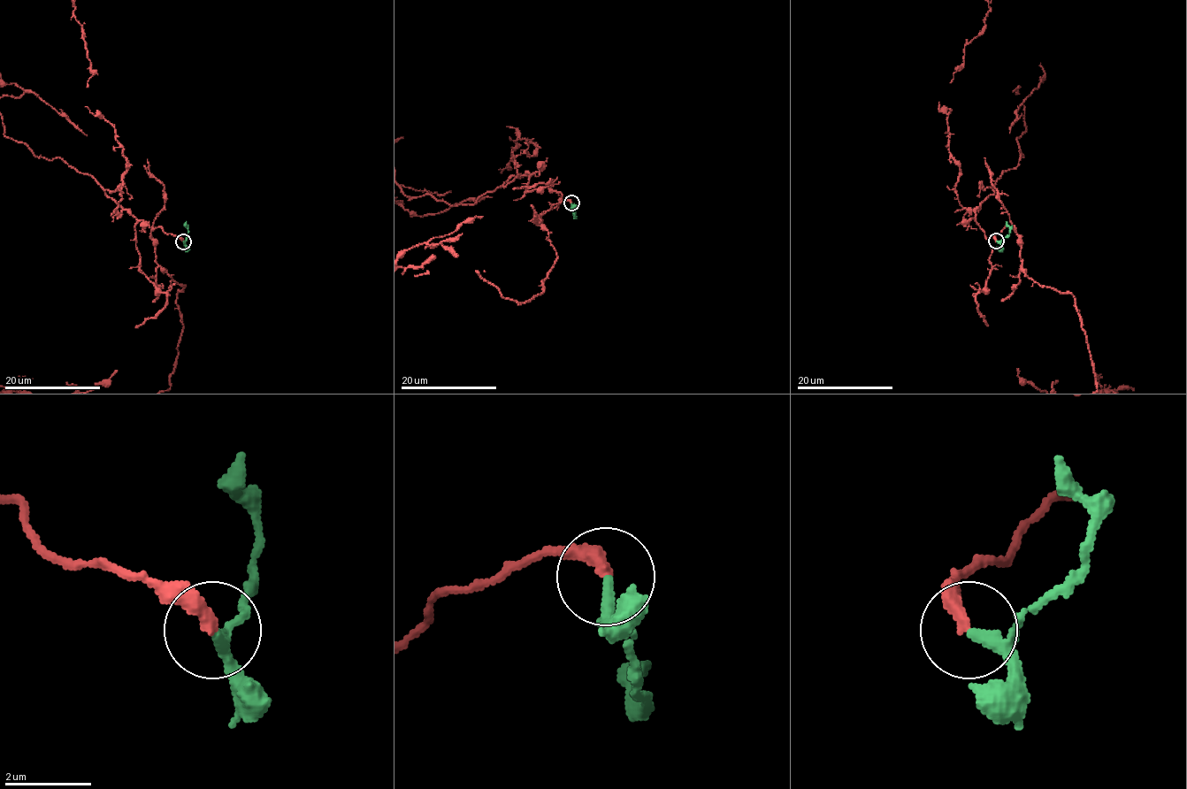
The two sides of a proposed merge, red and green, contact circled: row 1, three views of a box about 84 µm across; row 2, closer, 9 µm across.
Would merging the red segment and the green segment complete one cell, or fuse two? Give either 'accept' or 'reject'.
accept

